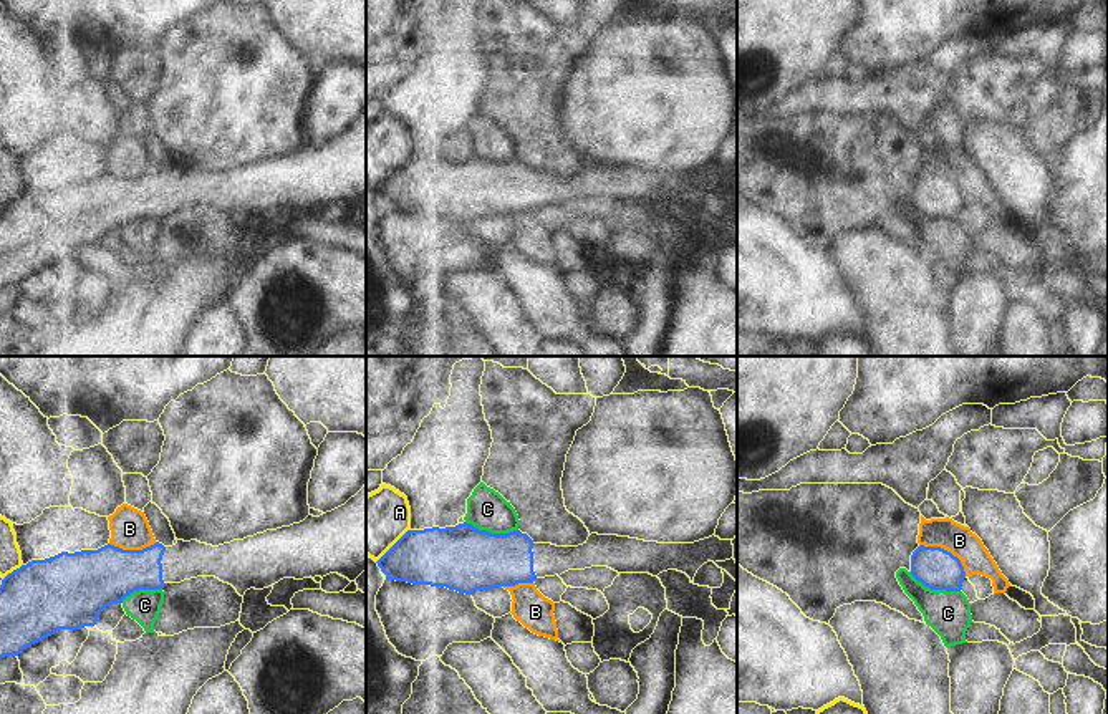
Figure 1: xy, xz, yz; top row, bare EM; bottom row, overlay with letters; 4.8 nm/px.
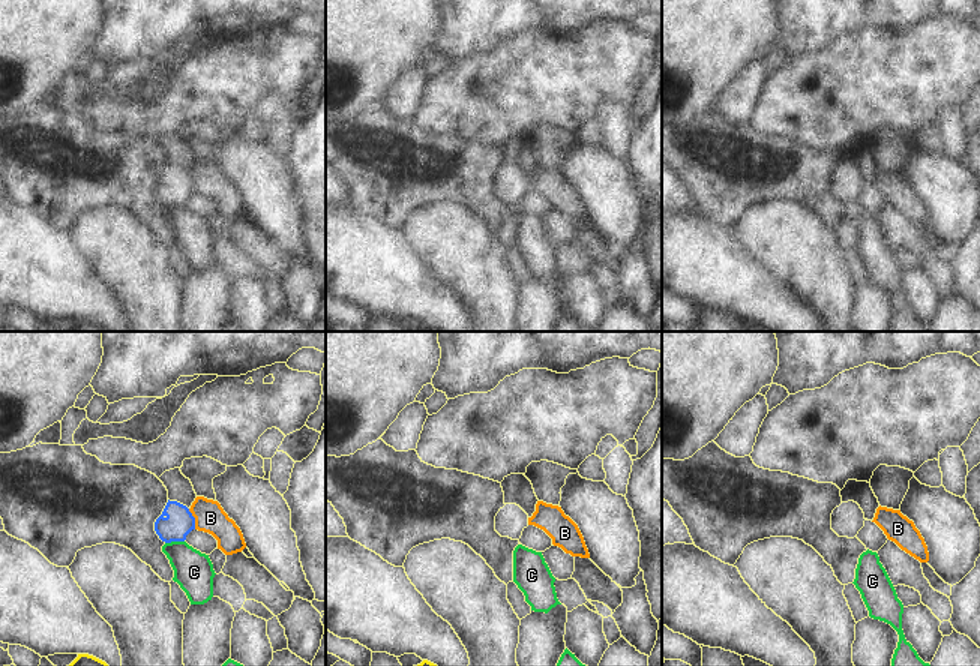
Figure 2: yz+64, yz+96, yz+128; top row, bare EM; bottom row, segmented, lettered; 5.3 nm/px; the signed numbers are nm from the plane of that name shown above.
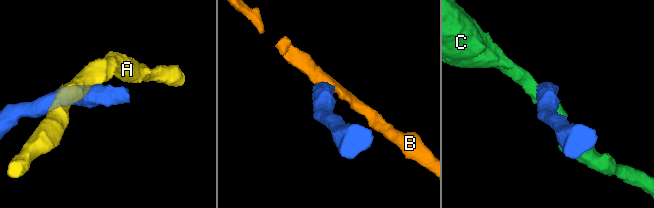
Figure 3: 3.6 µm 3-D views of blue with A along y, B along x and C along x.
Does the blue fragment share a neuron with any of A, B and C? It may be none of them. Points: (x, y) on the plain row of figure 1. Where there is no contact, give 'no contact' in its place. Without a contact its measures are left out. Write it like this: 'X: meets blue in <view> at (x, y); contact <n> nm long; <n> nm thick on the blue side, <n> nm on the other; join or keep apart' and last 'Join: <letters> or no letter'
A: meets blue in xz at (393, 174); contact 220 nm long; 280 nm thick on the blue side, 300 nm on the other; keep apart
B: meets blue in yz at (946, 179); contact 280 nm long; 200 nm thick on the blue side, 150 nm on the other; keep apart
C: meets blue in xz at (492, 163); contact 260 nm long; 320 nm thick on the blue side, 190 nm on the other; keep apart
Join: no letter

